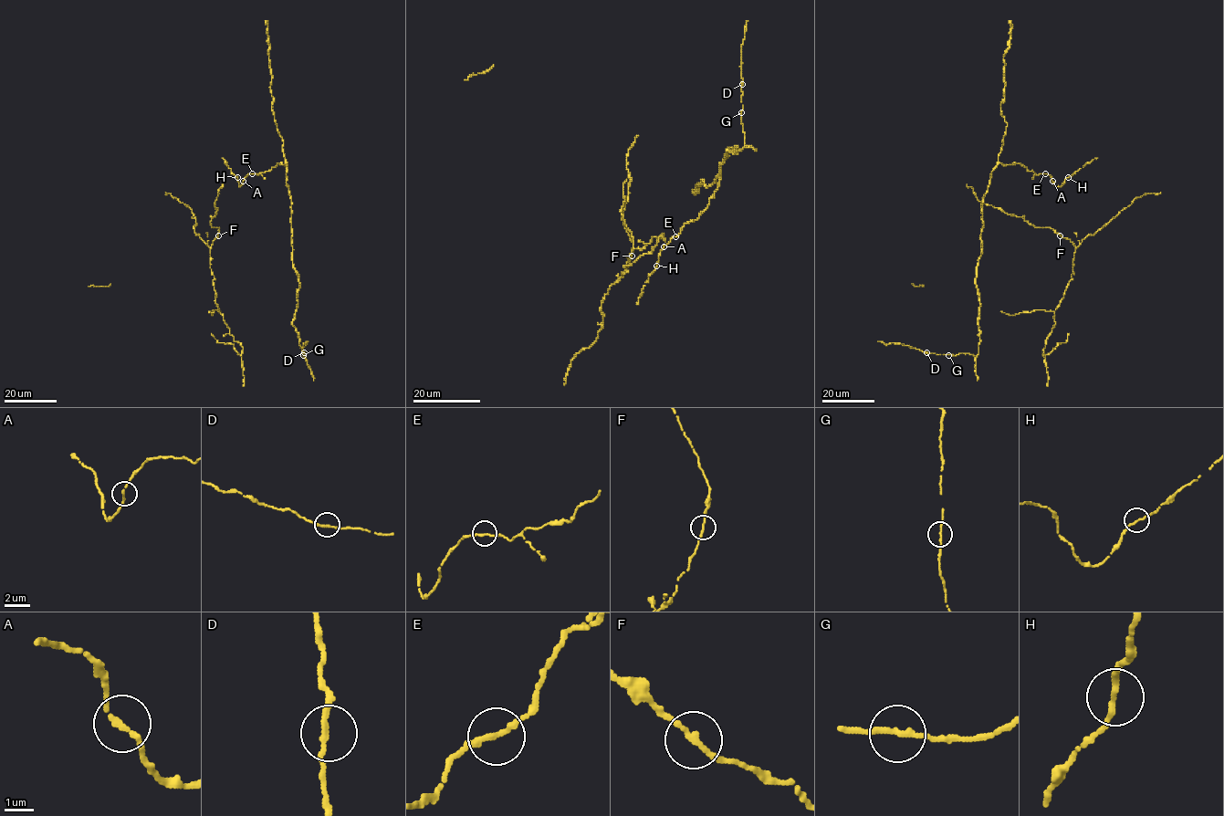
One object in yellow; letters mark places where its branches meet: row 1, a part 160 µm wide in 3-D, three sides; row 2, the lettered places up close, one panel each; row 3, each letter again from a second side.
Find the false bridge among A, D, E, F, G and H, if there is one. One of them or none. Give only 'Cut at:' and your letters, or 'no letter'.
Cut at: no letter

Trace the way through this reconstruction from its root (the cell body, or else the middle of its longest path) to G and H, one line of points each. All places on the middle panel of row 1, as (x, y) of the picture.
G: (670, 240), (685, 224), (695, 220), (708, 204), (718, 187), (719, 165), (727, 151), (743, 148), (741, 112)
H: (670, 240), (661, 251), (656, 266)

